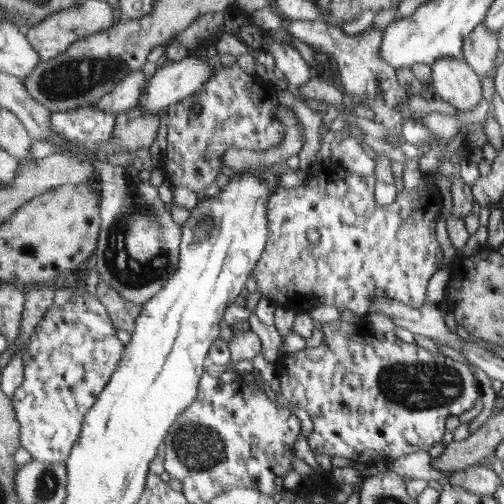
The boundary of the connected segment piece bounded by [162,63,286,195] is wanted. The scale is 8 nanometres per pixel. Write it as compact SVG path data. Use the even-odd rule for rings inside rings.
M238 64L214 69L201 90L173 105L166 113L168 144L162 162L168 180L202 195L212 182L216 182L224 166L222 156L228 148L268 150L278 147L286 136L286 128L276 118L280 104L274 85L256 74L246 74ZM193 104L202 106L199 116L192 114L190 106Z

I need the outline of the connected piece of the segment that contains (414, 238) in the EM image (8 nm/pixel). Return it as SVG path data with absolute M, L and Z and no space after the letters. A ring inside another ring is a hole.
M458 146L452 156L440 157L438 172L424 174L420 188L408 188L398 194L395 203L380 204L376 200L376 178L373 175L360 175L331 160L312 165L306 171L307 177L298 188L280 188L267 199L268 240L262 258L252 271L257 291L261 298L268 298L280 307L288 307L296 315L309 313L320 304L336 306L338 310L350 310L365 317L370 313L372 296L388 296L410 308L422 308L428 304L428 280L434 272L447 265L452 251L444 236L444 220L464 218L474 208L470 186L460 172L460 162L470 156L470 148ZM444 176L450 180L452 204L444 196ZM308 230L316 230L320 239L316 244L308 240Z

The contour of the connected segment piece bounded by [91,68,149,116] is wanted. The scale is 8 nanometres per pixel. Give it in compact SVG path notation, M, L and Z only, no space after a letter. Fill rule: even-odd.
M140 68L138 71L128 74L126 78L115 85L112 92L103 95L91 106L114 116L128 112L137 106L137 99L140 97L142 88L145 88L148 78Z

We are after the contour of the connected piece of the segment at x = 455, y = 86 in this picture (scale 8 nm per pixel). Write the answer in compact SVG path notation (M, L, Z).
M456 57L435 61L428 86L433 96L450 103L462 113L472 111L483 98L479 76L465 61Z

